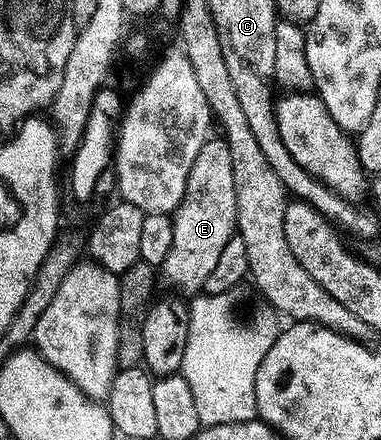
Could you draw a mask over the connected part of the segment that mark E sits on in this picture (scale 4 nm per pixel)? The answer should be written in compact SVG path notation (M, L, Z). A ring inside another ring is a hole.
M212 136L201 147L193 168L189 170L189 183L185 183L185 195L175 208L173 223L173 247L165 255L161 277L172 285L172 290L183 295L200 292L213 272L213 266L229 239L237 233L237 191L233 183L233 159L222 136Z

